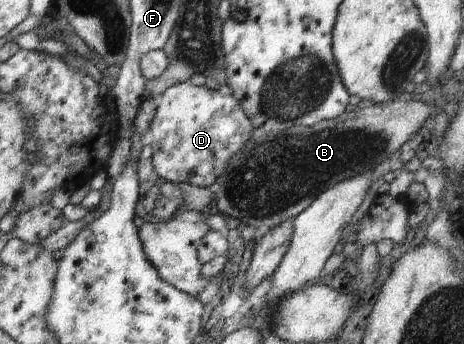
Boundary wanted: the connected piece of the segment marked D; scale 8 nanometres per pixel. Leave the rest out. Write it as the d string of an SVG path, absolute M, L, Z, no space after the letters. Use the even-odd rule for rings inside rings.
M185 81L166 88L156 101L147 142L153 147L154 171L170 183L211 186L229 159L250 139L251 121L237 99L223 89L214 91Z

